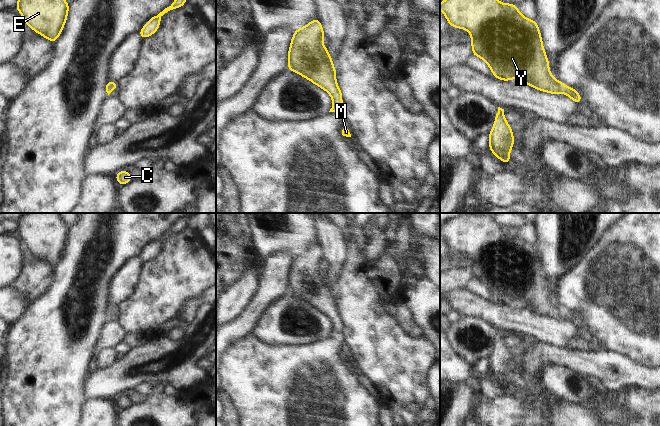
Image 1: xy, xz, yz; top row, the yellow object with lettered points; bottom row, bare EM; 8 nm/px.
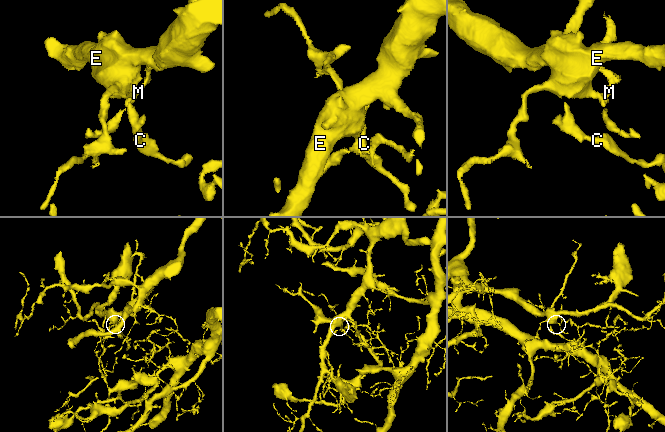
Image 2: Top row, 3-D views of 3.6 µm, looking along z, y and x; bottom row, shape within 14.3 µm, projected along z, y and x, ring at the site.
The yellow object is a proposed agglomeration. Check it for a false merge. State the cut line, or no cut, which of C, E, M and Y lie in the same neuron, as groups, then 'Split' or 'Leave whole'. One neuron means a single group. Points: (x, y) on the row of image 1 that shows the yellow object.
Split along yz (558, 81), (559, 91). Groups: C E Y / M. Split

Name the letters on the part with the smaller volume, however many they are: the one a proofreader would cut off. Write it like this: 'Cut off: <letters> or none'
Cut off: M

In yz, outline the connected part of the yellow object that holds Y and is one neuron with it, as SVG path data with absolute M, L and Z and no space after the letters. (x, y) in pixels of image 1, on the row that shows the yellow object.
M443 0L440 10L444 13L449 25L471 33L471 55L477 55L491 69L493 76L499 80L510 81L518 78L539 91L559 94L559 81L550 72L549 61L543 48L543 41L536 21L524 17L515 4L500 3L498 0Z

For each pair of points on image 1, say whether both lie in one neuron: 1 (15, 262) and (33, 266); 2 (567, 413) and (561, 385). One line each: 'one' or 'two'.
1: two
2: two

